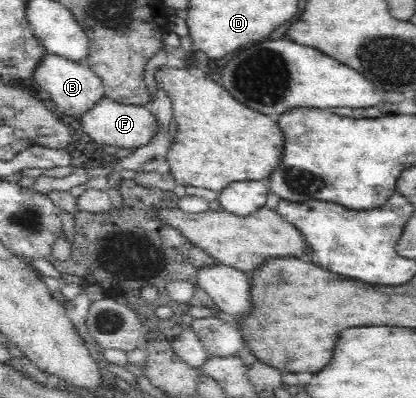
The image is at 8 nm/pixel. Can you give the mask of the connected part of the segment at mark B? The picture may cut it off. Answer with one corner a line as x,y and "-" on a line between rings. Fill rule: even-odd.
45,50
41,60
33,71
33,80
51,94
53,102
61,112
67,112
73,118
79,118
83,112
87,112
104,95
102,80
91,70
85,62
75,62
64,56
53,54

